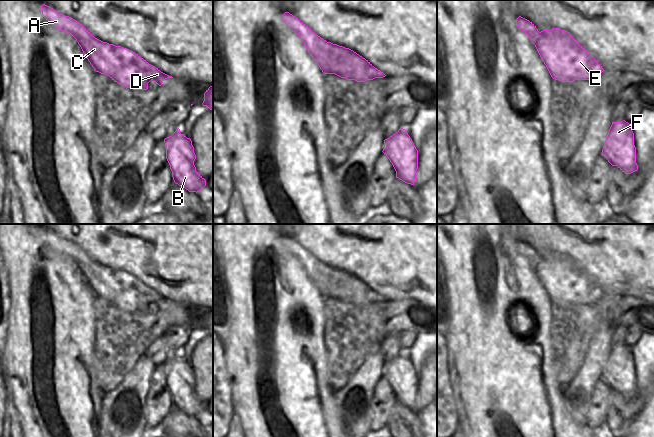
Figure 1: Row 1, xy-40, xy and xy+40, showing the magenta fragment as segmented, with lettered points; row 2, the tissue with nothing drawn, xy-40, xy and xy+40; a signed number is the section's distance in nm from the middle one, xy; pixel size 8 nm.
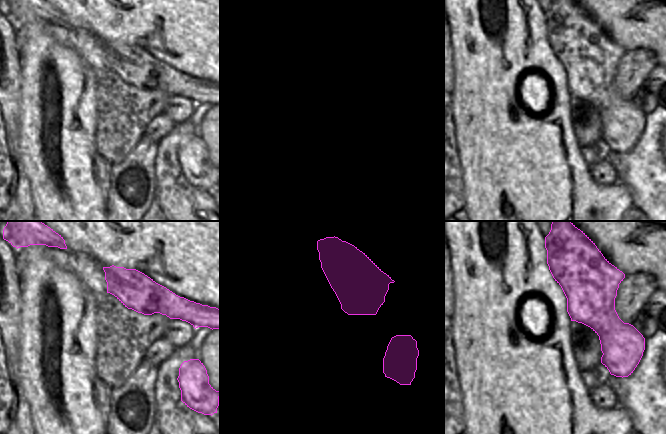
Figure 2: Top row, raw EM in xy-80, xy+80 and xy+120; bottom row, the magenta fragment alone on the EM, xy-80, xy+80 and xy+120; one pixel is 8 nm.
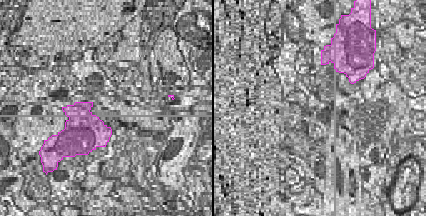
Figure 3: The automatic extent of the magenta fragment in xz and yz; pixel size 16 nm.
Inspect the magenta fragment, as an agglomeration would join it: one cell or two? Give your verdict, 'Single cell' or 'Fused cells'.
Fused cells.

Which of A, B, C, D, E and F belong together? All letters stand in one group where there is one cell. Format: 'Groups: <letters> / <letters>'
Groups: A C D / B E F.

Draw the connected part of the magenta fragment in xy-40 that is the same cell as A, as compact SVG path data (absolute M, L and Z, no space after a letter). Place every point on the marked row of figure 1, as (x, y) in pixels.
M43 4L40 9L44 18L52 26L63 32L67 32L76 39L84 55L96 72L109 76L112 80L121 86L125 86L133 90L147 90L148 83L151 80L161 86L163 80L167 78L173 78L172 76L161 72L155 66L149 64L135 52L95 38L82 24L73 18L65 16L45 4Z

